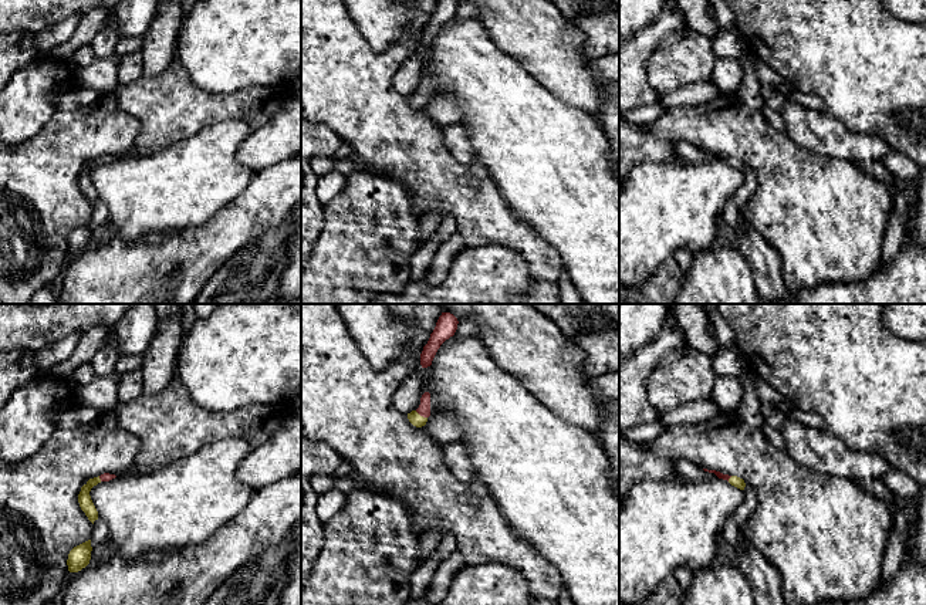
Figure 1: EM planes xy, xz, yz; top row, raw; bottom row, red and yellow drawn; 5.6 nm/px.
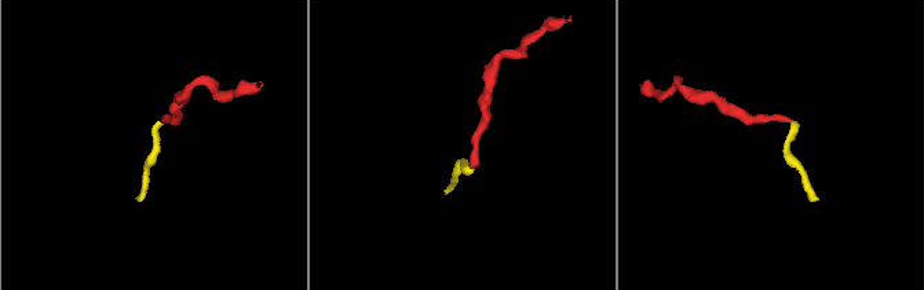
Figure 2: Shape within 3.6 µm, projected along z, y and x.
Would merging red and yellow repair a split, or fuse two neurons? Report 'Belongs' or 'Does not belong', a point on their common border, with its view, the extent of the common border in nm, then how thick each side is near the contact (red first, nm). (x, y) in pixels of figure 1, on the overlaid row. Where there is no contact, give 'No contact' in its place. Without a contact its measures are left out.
Belongs. Touches red at xz (421, 415). Shared border 80 nm. Thickness 70 nm (red) against 70 nm

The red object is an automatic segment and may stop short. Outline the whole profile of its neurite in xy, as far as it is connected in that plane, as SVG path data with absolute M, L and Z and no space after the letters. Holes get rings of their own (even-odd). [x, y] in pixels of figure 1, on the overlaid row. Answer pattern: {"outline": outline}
{"outline": "M104 473L98 477L89 479L82 487L78 494L78 503L81 510L85 513L88 520L94 524L95 520L98 520L98 511L91 500L89 491L94 486L97 486L101 481L109 481L115 479L115 474Z"}

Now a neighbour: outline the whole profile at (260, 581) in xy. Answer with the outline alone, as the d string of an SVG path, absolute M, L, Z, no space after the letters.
M287 540L236 568L203 605L278 605L288 582Z

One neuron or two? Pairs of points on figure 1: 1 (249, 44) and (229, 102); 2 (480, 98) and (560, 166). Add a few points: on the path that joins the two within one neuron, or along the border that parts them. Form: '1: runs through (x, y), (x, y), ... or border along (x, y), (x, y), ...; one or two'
1: border along (264, 85), (232, 93), (199, 88); two
2: runs through (500, 110), (540, 149); one

